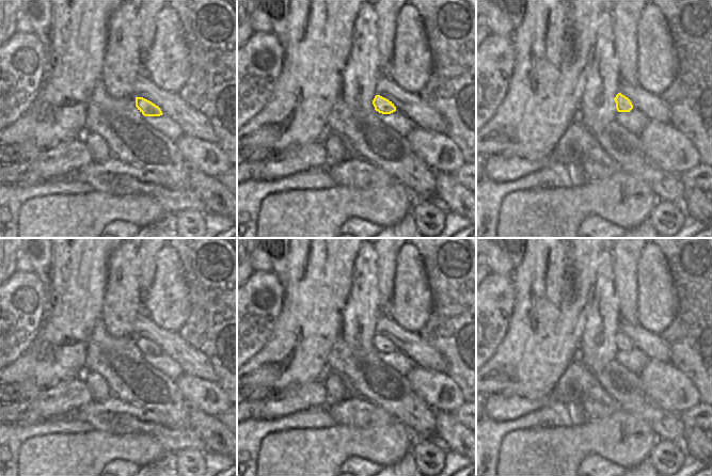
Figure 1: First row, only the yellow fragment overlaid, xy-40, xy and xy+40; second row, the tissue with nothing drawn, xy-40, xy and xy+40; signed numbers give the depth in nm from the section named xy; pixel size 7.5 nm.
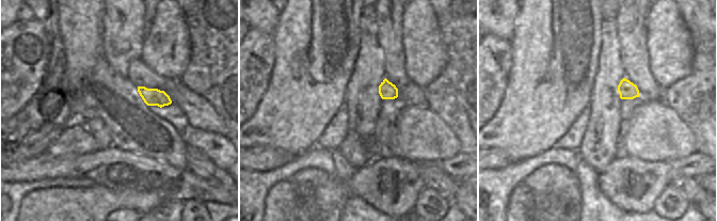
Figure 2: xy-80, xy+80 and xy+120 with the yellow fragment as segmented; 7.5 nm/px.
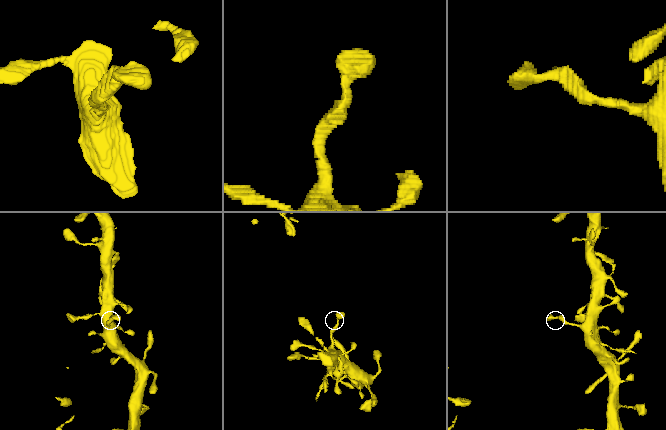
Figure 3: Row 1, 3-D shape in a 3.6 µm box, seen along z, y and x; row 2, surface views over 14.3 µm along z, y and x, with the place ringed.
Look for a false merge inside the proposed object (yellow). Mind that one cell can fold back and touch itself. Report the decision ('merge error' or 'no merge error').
no merge error

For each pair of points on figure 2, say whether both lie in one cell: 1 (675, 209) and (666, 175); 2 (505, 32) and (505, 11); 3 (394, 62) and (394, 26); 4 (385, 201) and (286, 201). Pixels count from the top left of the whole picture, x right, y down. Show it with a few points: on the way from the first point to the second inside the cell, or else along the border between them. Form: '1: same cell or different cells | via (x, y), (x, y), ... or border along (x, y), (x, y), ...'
1: different cells | border along (670, 184), (656, 199), (654, 206)
2: same cell | via (505, 27), (505, 16)
3: same cell | via (394, 53), (394, 34)
4: same cell | via (361, 190), (336, 192), (322, 206), (311, 206)

